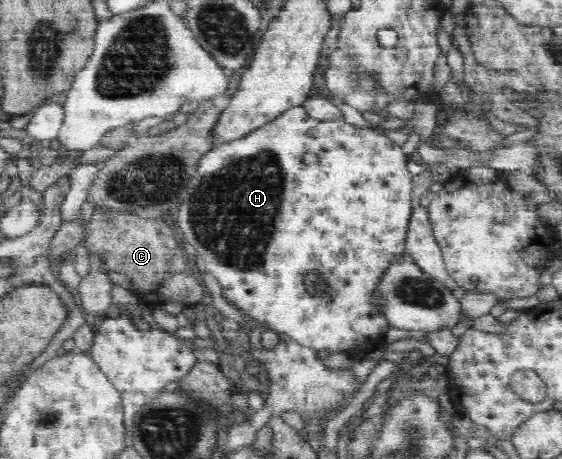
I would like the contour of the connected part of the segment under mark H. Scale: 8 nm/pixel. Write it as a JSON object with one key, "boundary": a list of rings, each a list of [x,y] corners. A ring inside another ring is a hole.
{"boundary":[[[297,104],[263,124],[263,127],[253,128],[247,135],[217,144],[208,151],[200,159],[198,169],[191,175],[183,201],[174,211],[173,217],[177,219],[175,224],[181,233],[180,237],[187,239],[187,243],[196,249],[202,268],[219,282],[222,297],[237,306],[243,314],[265,323],[275,332],[284,333],[286,338],[317,351],[345,351],[349,355],[361,357],[365,354],[365,351],[361,351],[361,345],[365,345],[365,341],[377,343],[377,339],[390,327],[380,311],[382,299],[376,293],[376,287],[391,261],[398,260],[406,251],[407,230],[414,213],[411,204],[413,175],[407,170],[407,163],[408,159],[401,146],[387,136],[372,128],[353,126],[344,120],[313,119],[307,115],[306,108]]]}

